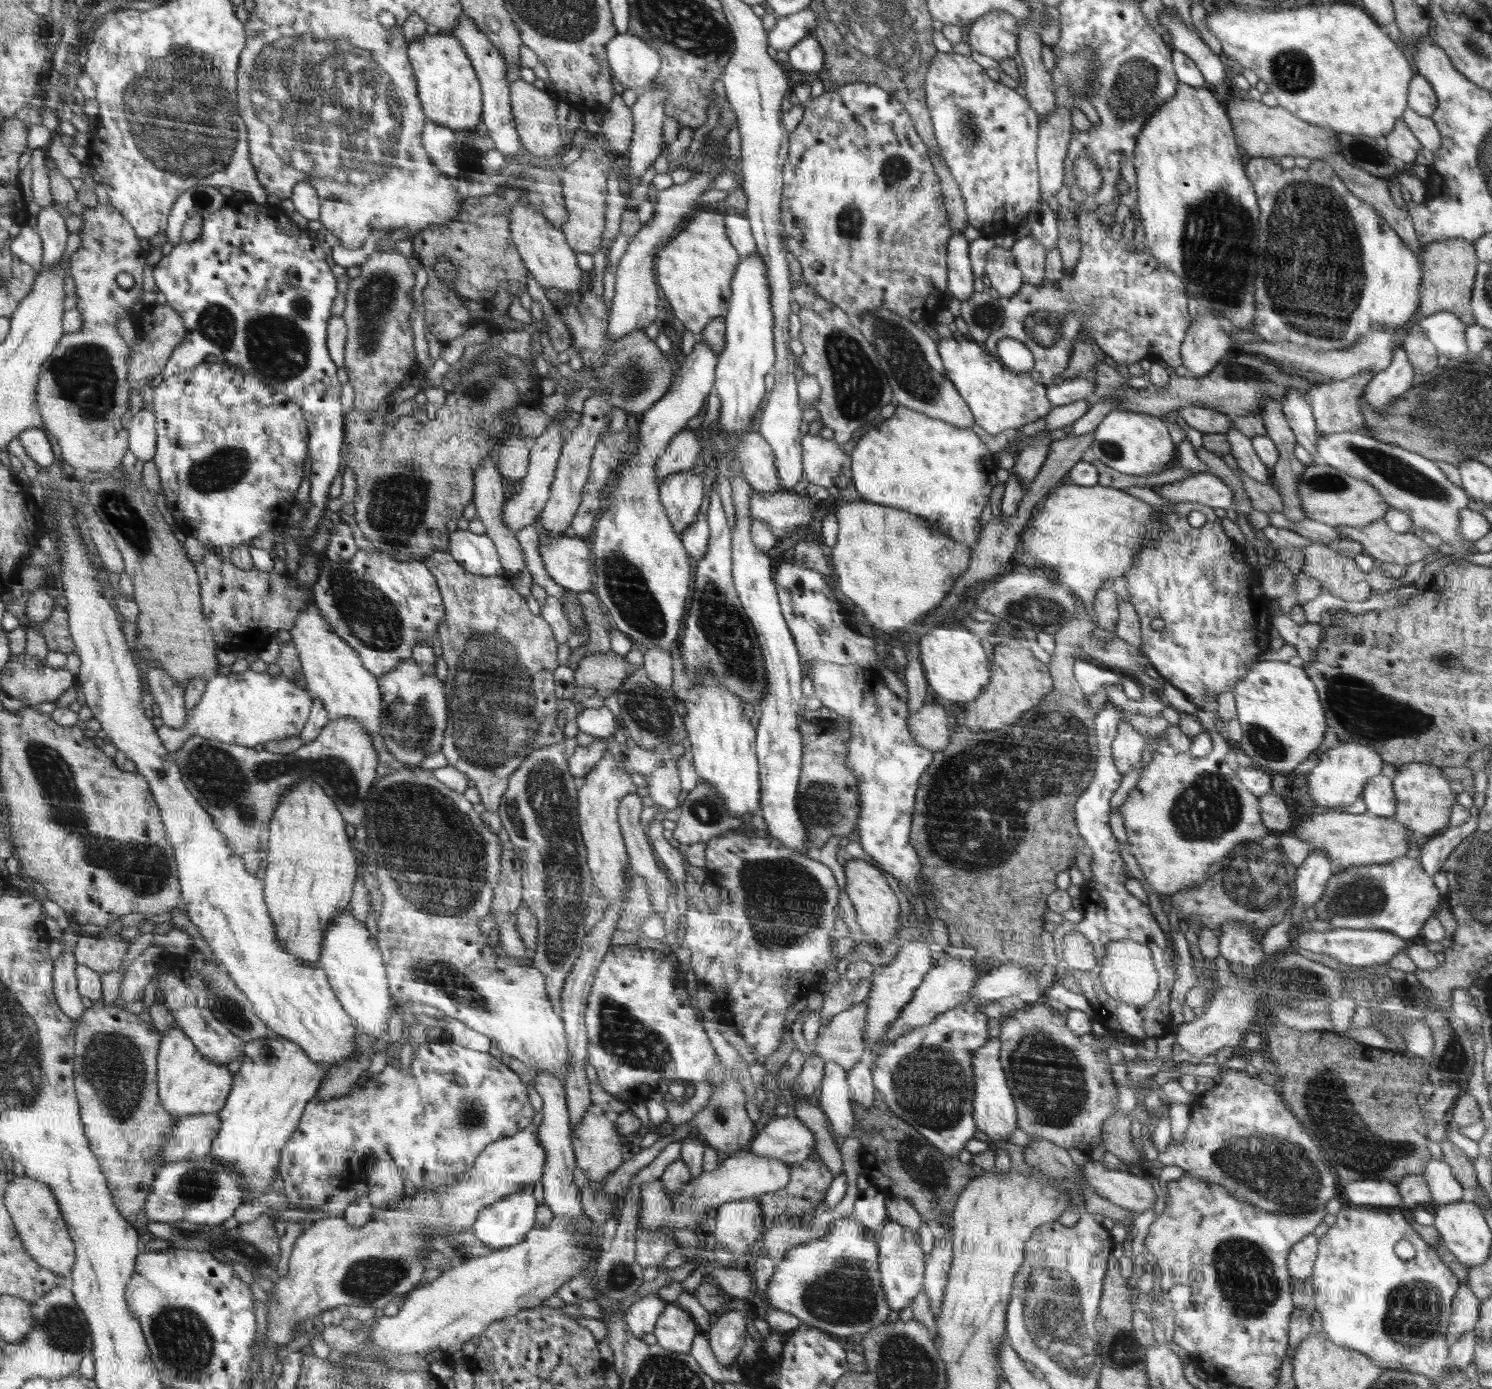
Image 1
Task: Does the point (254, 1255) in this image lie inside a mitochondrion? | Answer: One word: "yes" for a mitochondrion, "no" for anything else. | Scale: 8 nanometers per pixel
yes

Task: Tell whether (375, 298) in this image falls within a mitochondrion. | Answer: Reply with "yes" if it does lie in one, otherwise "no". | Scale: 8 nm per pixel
yes

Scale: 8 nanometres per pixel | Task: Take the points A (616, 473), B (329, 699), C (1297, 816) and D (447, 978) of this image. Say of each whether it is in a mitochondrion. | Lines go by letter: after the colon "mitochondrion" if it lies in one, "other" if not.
A: other
B: other
C: other
D: mitochondrion

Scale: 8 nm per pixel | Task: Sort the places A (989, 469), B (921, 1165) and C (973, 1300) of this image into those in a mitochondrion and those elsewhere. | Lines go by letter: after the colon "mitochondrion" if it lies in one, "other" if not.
A: other
B: mitochondrion
C: other

